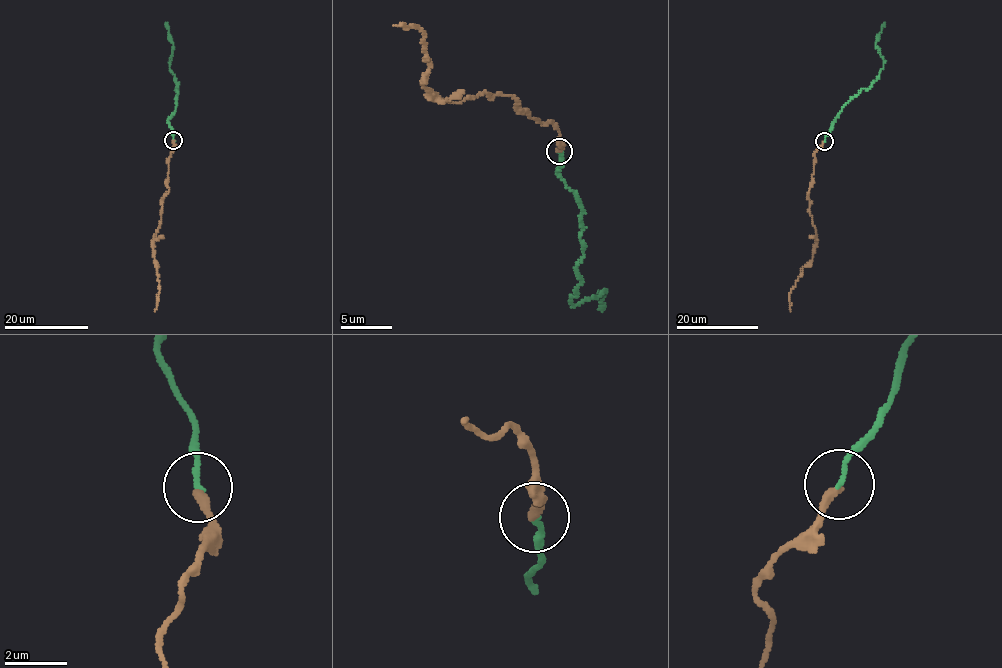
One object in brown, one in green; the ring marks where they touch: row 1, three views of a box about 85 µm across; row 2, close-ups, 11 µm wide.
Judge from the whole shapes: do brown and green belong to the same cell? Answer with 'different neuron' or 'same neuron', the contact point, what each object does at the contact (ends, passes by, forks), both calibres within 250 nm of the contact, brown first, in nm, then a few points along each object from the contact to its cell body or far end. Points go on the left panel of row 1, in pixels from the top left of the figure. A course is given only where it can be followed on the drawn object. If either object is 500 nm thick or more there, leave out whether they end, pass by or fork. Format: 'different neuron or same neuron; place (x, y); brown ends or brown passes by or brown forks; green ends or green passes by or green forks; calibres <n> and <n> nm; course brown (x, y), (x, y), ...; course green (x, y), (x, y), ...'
same neuron; place (173, 140); brown ends; green ends; calibres 320 and 150 nm; course brown (173, 140), (174, 148), (168, 159), (168, 191), (161, 203), (160, 223), (154, 237), (160, 290), (154, 311); course green (173, 140), (168, 120), (173, 113), (178, 85), (170, 69), (174, 43), (166, 23)

